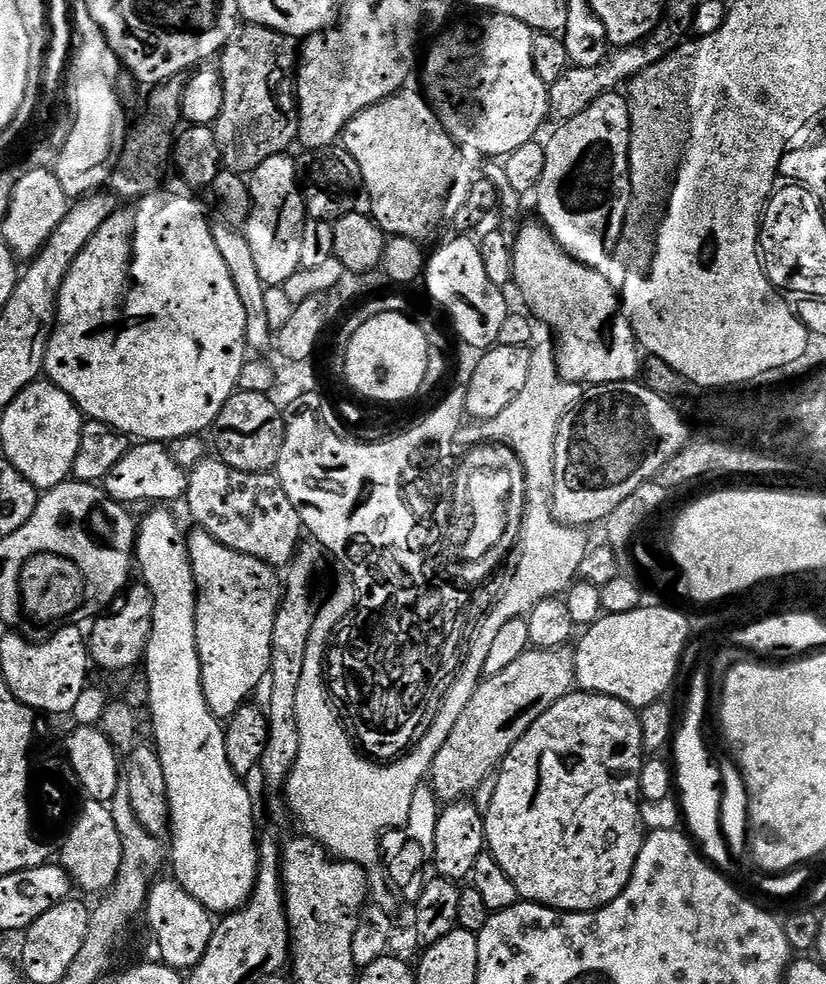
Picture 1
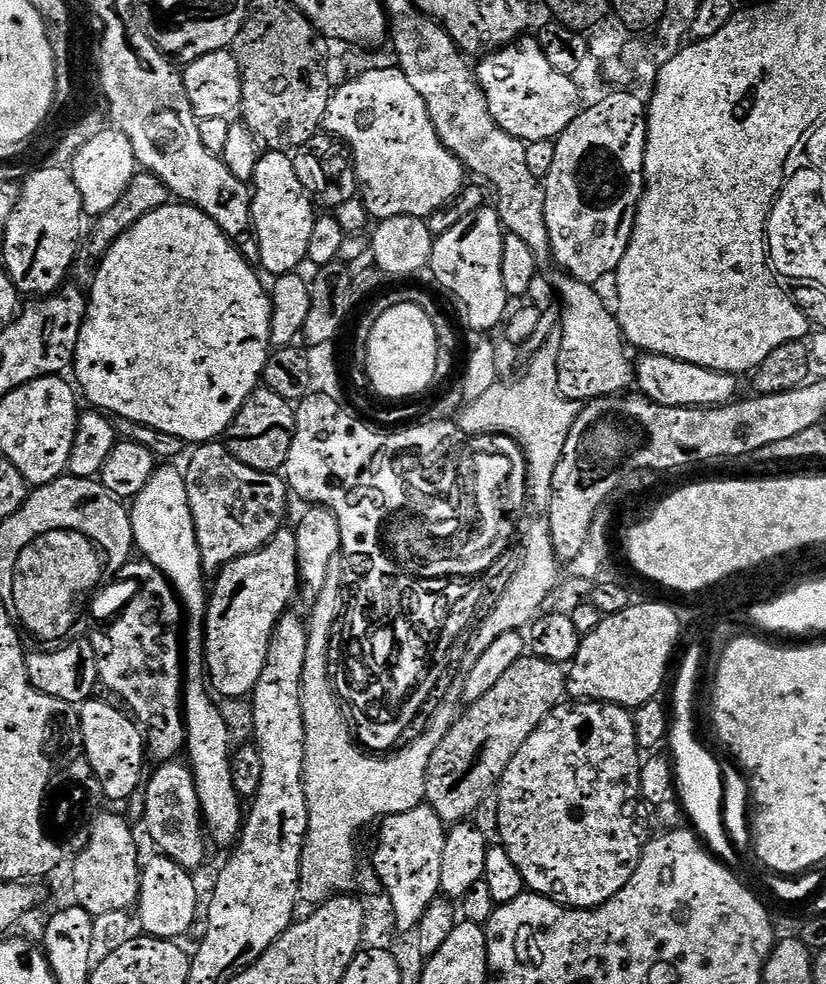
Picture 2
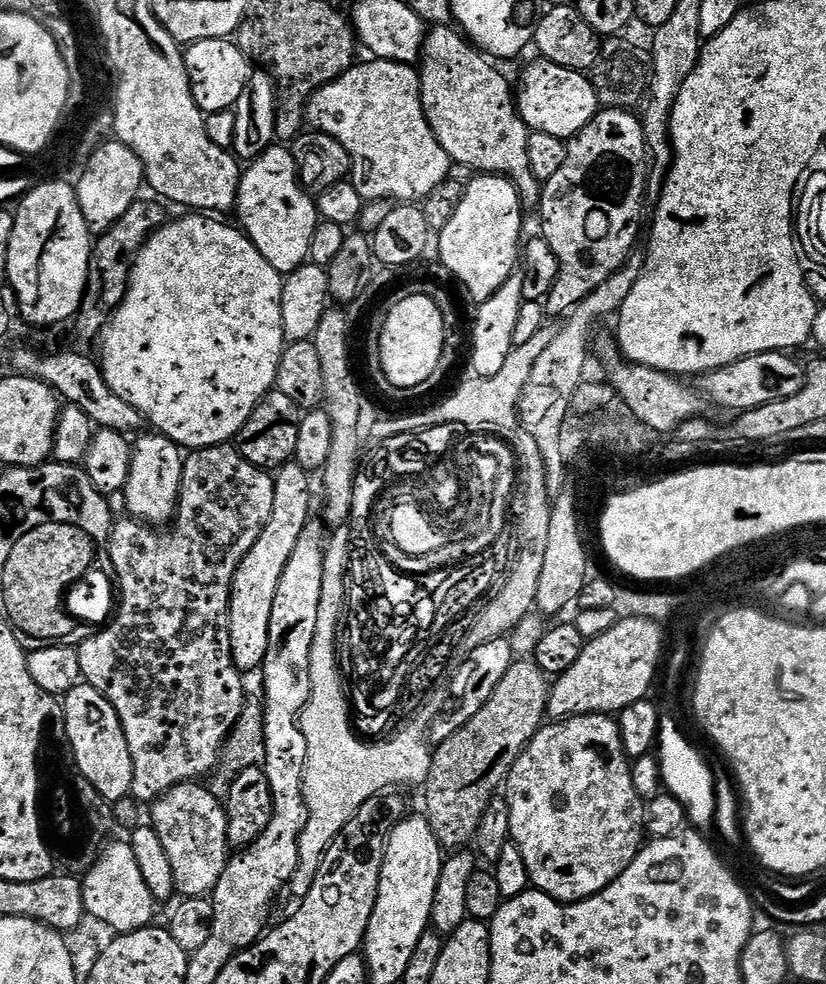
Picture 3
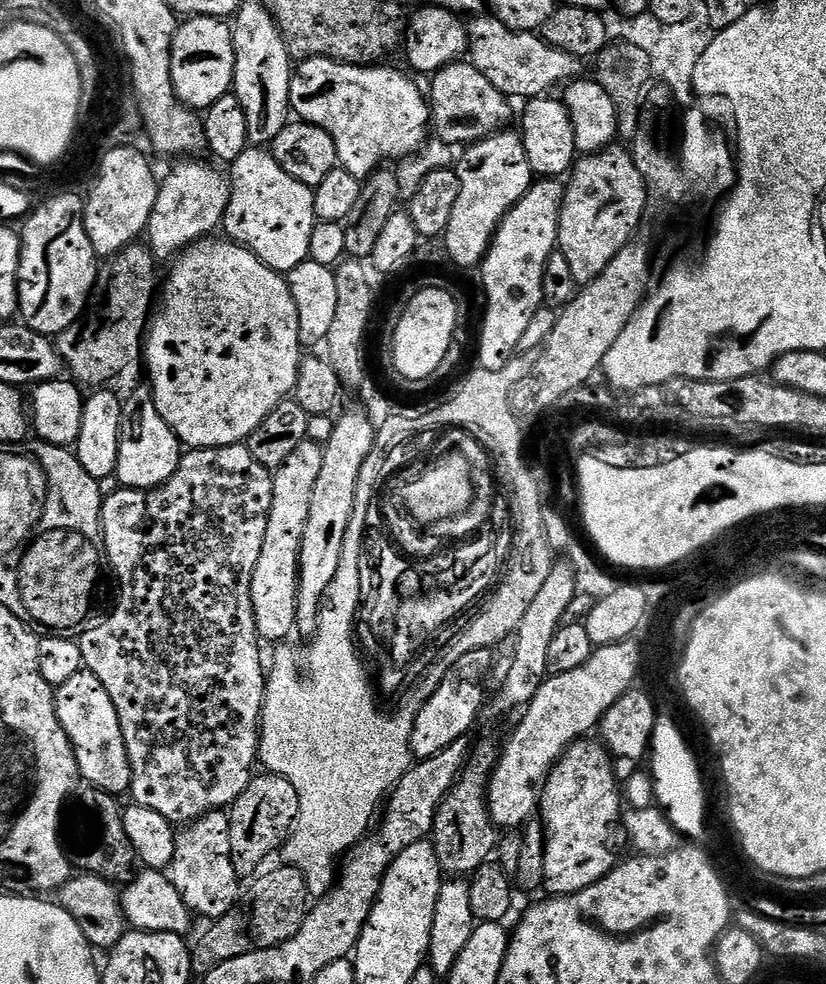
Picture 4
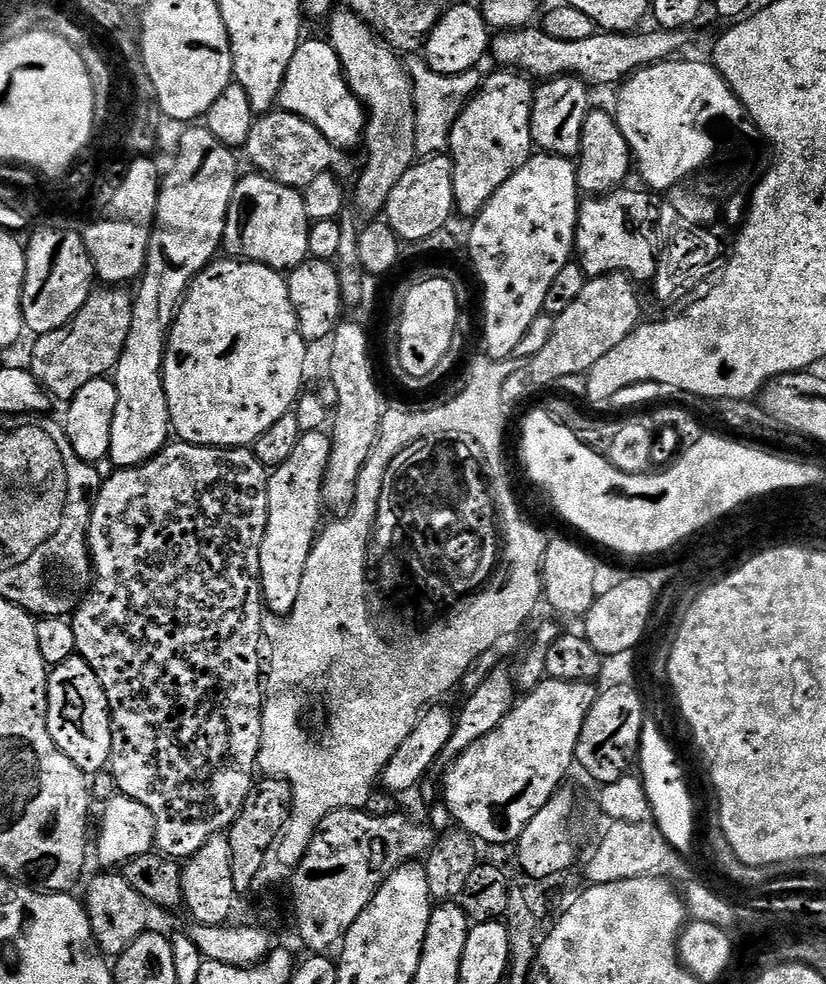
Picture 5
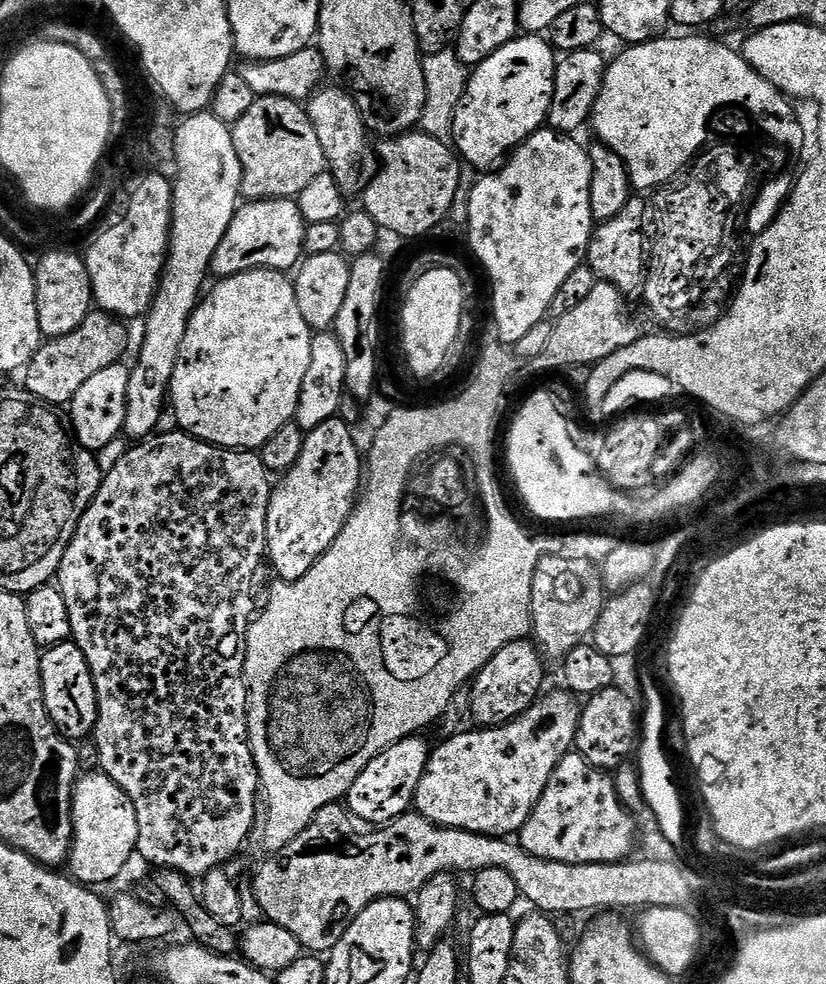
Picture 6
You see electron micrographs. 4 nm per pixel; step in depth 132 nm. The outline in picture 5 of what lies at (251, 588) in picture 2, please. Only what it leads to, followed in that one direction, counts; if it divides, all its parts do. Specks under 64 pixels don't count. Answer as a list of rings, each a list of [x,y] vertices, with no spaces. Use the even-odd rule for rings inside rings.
[[[327,431],[301,432],[298,447],[290,453],[290,458],[282,466],[271,469],[266,534],[260,547],[260,594],[265,609],[273,617],[287,616],[294,610],[294,602],[298,602],[306,558],[322,528],[320,512],[325,511],[322,486],[331,449],[332,437]]]

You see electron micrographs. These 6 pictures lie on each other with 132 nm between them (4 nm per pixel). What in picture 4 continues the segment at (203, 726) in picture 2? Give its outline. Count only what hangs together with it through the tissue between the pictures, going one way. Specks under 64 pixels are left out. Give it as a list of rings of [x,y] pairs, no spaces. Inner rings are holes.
[[[147,387],[138,389],[129,400],[123,401],[123,405],[115,483],[121,488],[158,488],[172,477],[174,470],[178,470],[182,455],[180,439],[174,430],[170,430],[162,414],[158,414],[156,403]]]

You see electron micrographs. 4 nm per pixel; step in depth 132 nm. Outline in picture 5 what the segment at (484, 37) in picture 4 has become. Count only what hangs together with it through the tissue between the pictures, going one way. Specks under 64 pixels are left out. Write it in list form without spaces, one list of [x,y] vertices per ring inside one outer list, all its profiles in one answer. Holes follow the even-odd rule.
[[[540,26],[500,30],[491,37],[490,56],[500,63],[497,65],[527,74],[540,82],[552,80],[556,76],[579,76],[589,86],[595,84],[616,86],[640,68],[647,68],[675,57],[681,53],[678,51],[688,44],[687,31],[668,32],[664,28],[651,31],[644,33],[644,30],[635,32],[600,30],[595,36],[582,42],[561,42],[558,38],[550,38],[550,34],[546,34]]]

